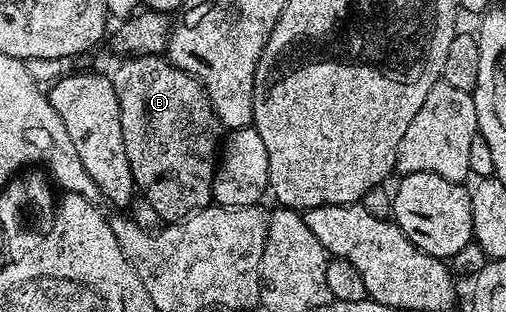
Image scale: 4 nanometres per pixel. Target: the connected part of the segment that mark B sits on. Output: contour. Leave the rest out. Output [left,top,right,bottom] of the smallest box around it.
[111,55,223,222]

